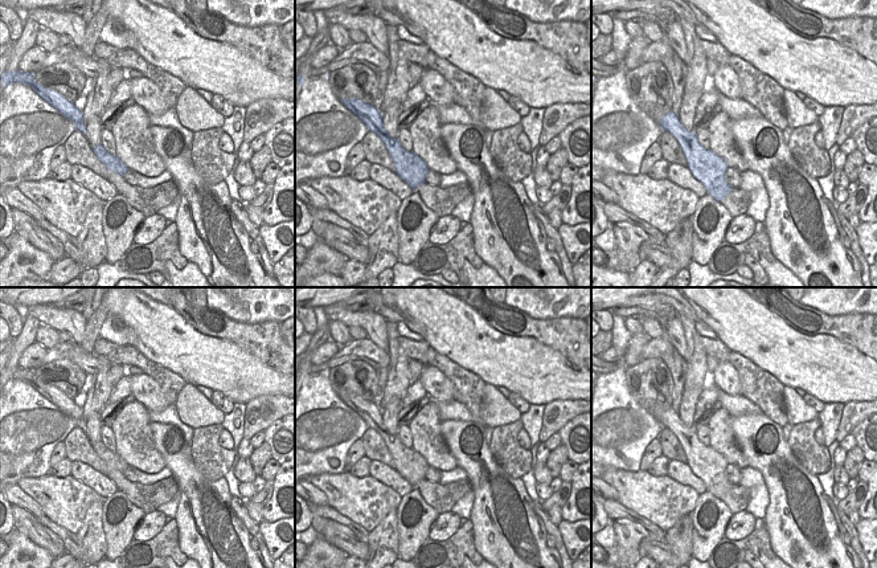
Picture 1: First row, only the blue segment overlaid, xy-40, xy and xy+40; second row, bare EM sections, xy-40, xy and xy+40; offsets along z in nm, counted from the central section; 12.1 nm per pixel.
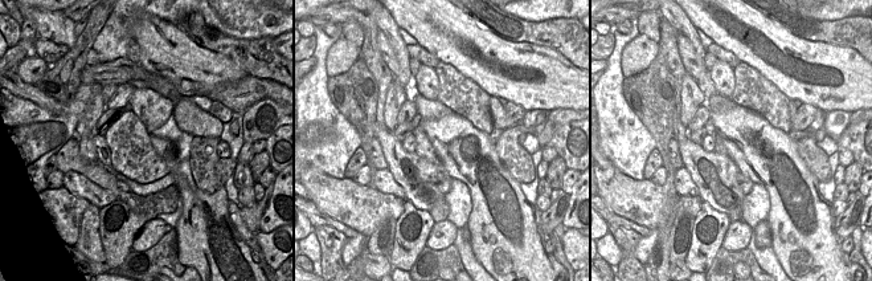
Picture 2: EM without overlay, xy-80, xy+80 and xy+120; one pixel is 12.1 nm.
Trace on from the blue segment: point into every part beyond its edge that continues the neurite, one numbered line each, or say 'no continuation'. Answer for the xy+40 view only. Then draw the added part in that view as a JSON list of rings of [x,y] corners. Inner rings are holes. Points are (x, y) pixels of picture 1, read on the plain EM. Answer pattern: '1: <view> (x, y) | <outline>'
no continuation

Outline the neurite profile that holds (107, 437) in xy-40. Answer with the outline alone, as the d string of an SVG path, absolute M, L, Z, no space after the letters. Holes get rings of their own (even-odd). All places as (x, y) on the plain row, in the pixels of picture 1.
M102 426L101 441L104 444L107 449L115 451L116 444L115 444L115 436L111 426Z

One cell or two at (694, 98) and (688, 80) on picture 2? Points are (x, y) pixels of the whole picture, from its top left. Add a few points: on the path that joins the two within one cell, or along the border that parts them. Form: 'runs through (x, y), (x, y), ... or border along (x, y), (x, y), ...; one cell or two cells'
runs through (691, 94), (688, 84); one cell

